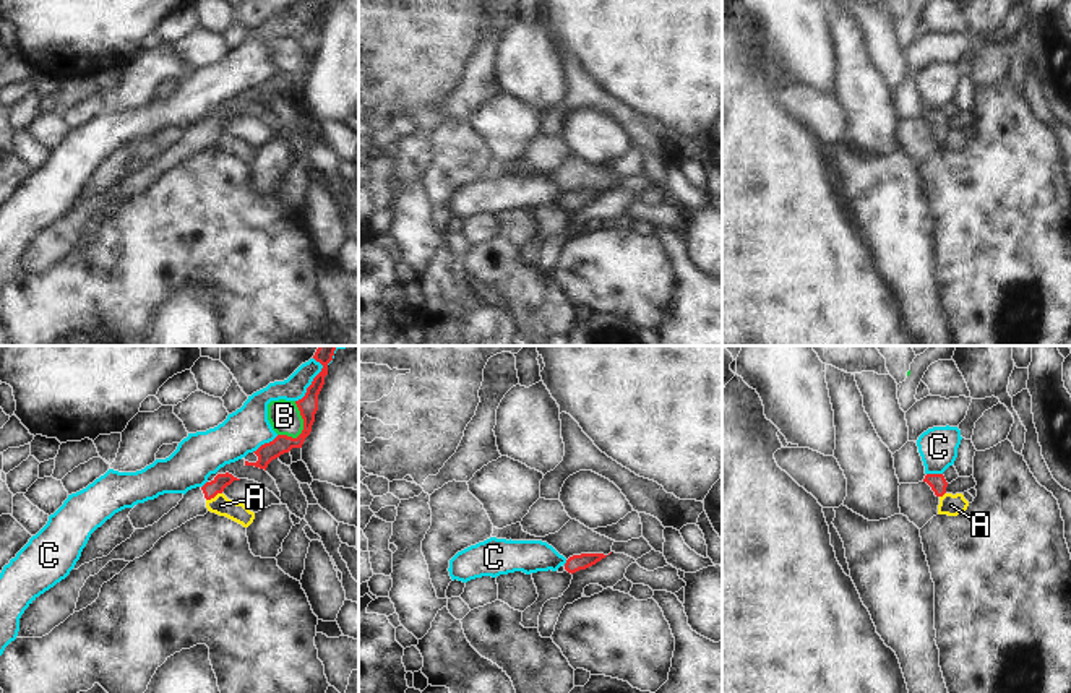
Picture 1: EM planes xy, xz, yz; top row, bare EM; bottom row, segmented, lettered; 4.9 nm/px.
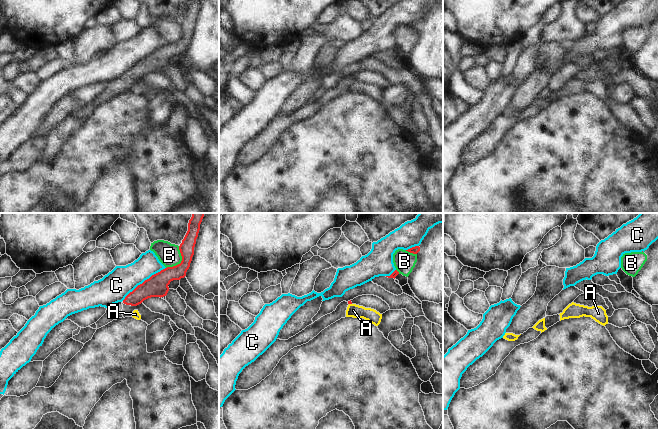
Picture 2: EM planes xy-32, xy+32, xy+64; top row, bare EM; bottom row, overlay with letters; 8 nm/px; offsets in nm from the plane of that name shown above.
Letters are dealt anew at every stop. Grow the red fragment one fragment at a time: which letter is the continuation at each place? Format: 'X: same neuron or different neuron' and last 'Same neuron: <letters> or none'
A: different neuron
B: different neuron
C: different neuron
Same neuron: none

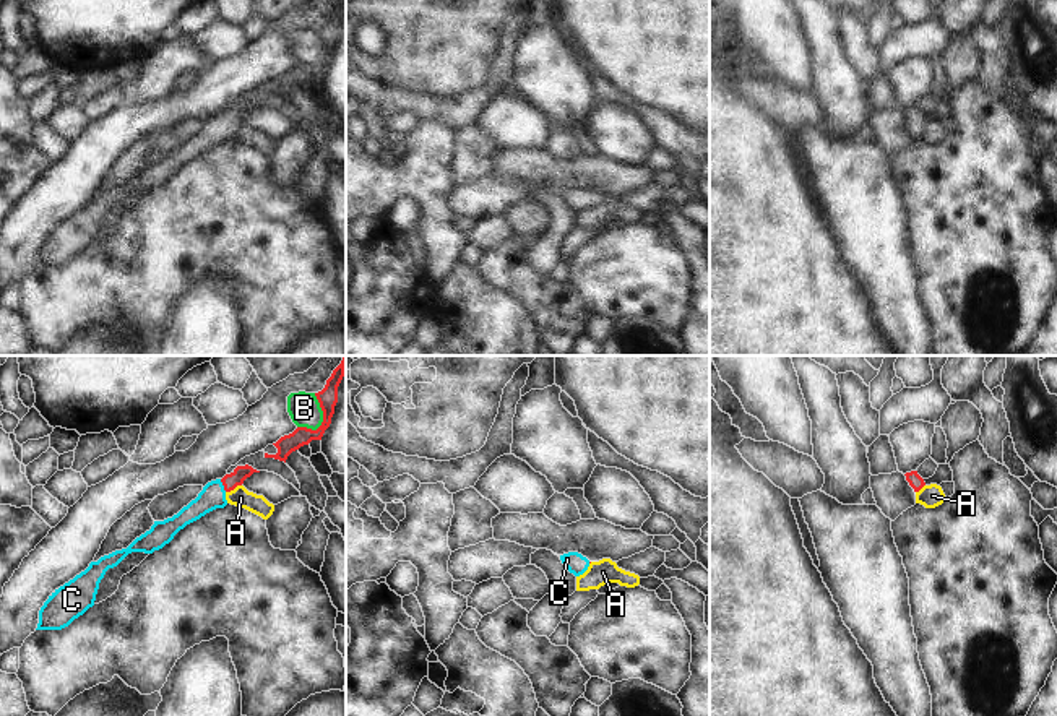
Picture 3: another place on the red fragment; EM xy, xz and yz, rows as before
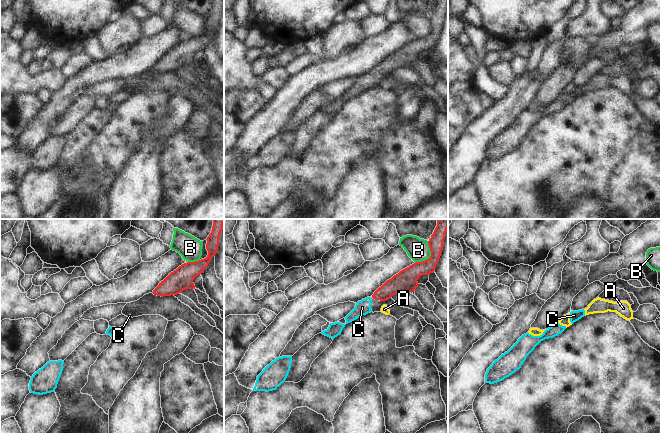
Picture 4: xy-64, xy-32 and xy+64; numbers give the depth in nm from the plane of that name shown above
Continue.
A: different neuron
B: different neuron
C: same neuron
Same neuron: C

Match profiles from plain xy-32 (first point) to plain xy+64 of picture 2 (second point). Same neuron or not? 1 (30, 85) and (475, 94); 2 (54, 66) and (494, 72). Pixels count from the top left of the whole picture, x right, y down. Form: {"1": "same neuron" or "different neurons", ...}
{"1": "different neurons", "2": "same neuron"}

